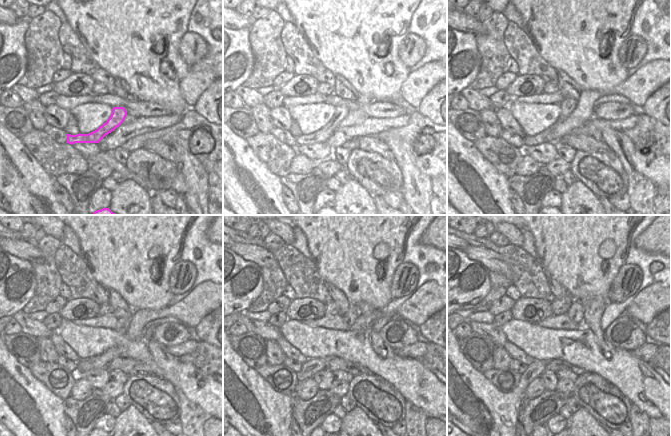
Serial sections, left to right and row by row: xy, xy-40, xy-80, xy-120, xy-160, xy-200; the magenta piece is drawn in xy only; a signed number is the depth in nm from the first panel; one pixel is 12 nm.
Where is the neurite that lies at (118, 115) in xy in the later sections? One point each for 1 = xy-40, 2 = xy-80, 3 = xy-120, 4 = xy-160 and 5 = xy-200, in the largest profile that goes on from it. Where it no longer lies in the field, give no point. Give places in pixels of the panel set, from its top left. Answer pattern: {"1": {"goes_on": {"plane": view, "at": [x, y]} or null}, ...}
{"1": {"goes_on": {"plane": "xy-40", "at": [321, 136]}}, "2": {"goes_on": {"plane": "xy-80", "at": [568, 105]}}, "3": {"goes_on": {"plane": "xy-120", "at": [122, 325]}}, "4": {"goes_on": {"plane": "xy-160", "at": [351, 315]}}, "5": {"goes_on": {"plane": "xy-200", "at": [576, 312]}}}

